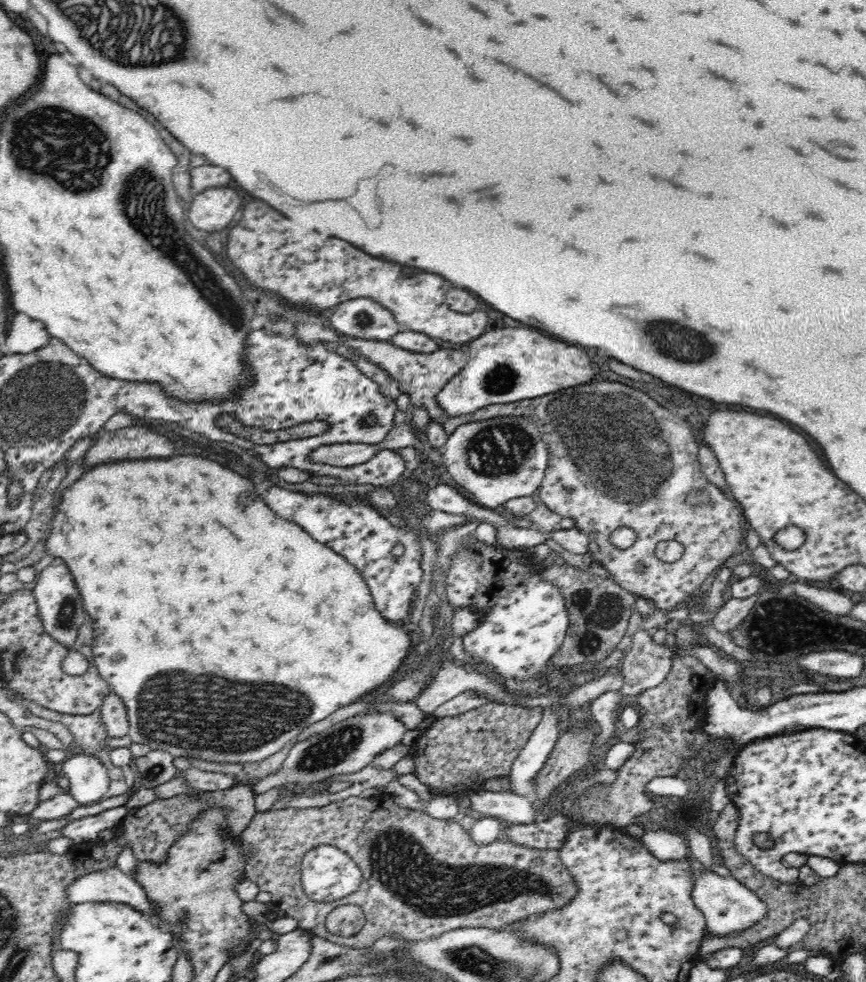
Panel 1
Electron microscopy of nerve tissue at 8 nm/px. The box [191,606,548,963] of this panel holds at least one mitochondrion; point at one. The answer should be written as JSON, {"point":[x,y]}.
{"point":[335,748]}

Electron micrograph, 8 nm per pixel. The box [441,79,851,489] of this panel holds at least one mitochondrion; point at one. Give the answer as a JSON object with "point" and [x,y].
{"point":[493,451]}

